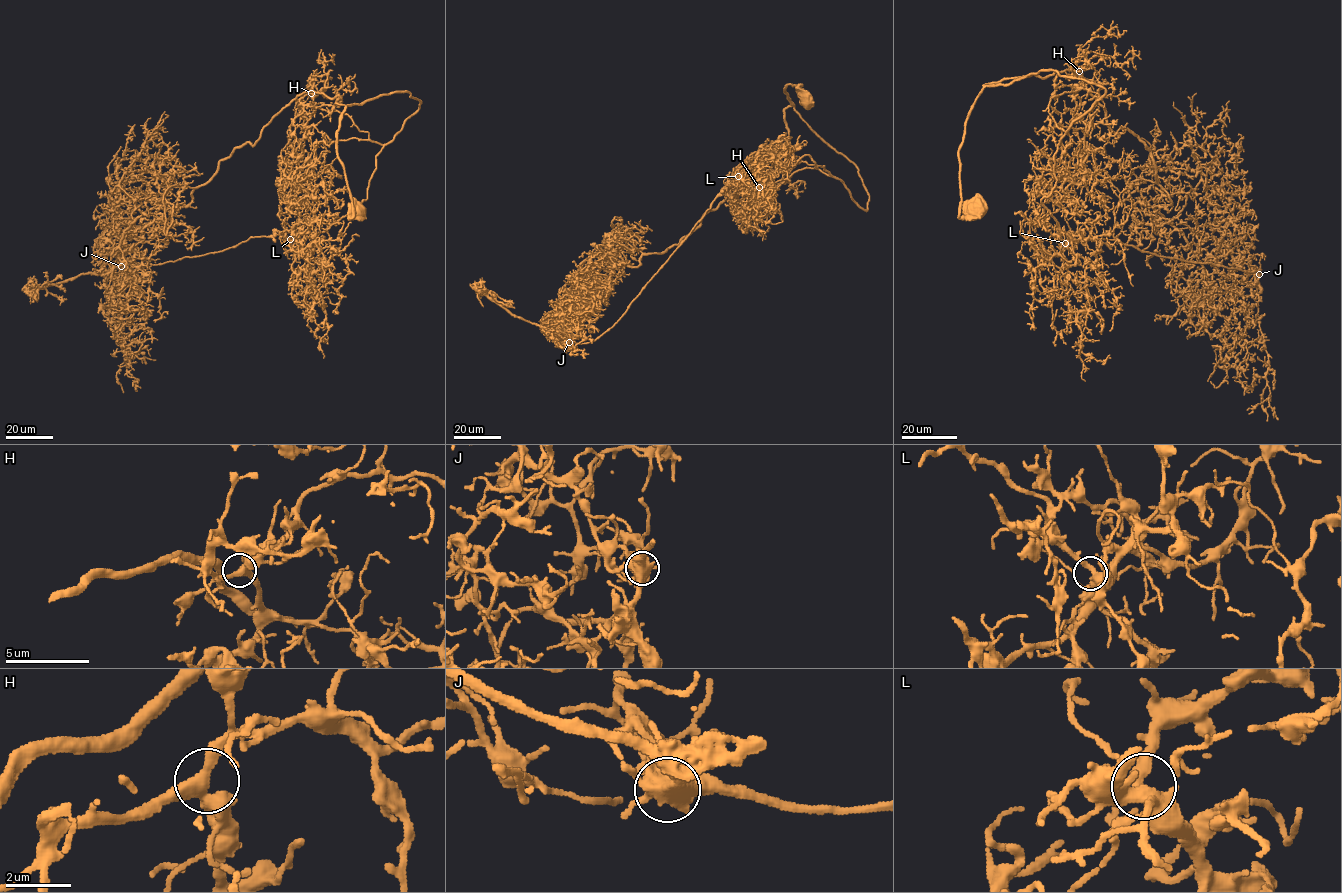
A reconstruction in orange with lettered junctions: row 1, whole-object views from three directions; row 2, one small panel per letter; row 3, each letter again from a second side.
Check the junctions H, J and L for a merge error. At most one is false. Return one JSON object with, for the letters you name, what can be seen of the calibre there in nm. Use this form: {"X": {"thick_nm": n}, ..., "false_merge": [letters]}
{"J": {"thick_nm": 700}, "false_merge": ["J"]}

